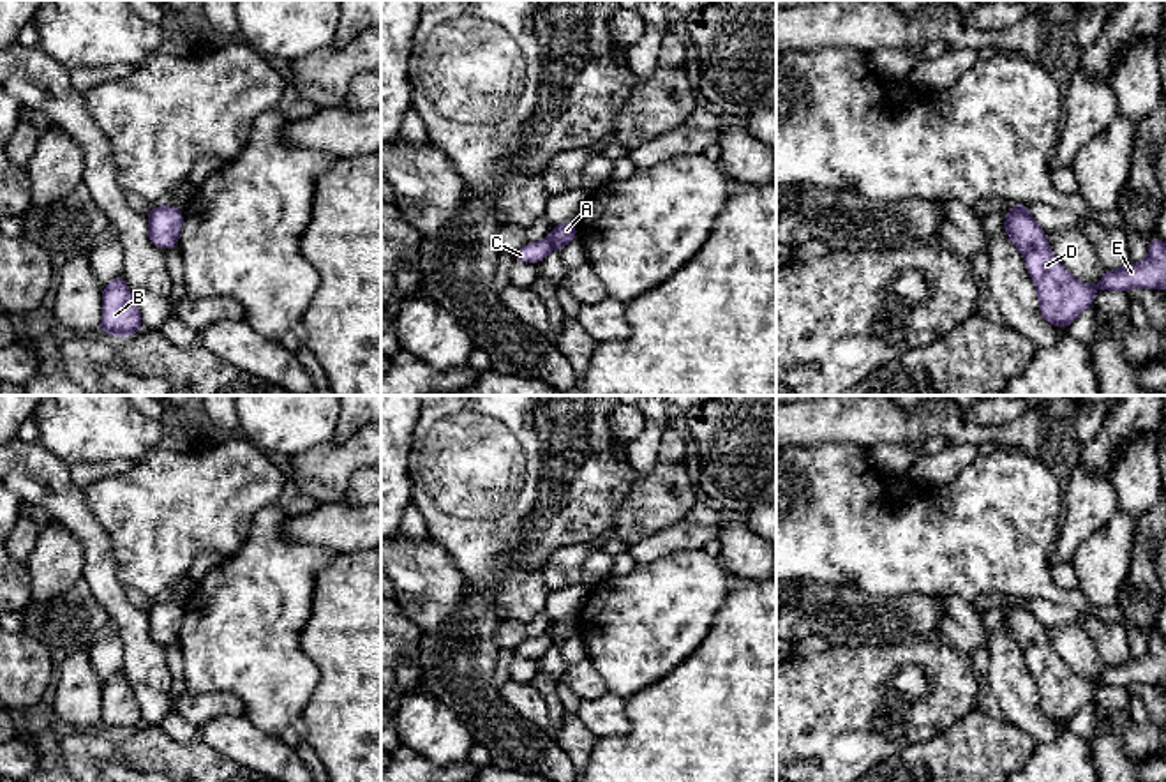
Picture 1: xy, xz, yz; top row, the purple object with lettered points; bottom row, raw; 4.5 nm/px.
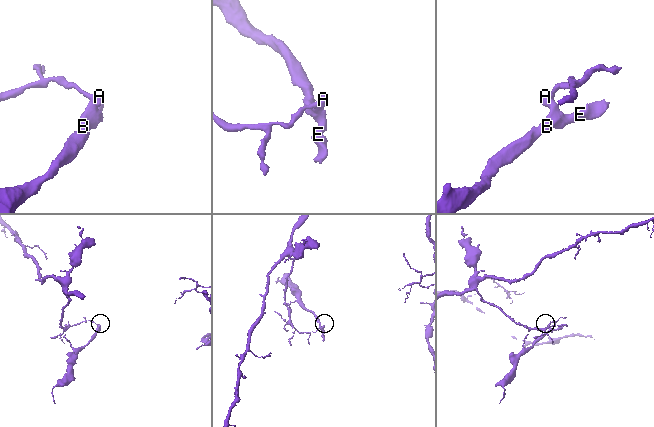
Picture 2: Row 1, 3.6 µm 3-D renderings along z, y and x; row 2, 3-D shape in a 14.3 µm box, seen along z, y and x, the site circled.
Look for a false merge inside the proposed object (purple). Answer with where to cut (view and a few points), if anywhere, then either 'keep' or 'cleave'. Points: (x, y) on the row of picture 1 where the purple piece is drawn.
xz (547, 239), (553, 248) | cleave

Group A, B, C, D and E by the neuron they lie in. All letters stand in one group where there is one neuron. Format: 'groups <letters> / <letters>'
groups A B D E / C

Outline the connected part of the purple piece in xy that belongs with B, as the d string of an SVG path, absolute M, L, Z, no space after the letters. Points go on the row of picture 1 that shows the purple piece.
M120 274L102 288L102 320L99 332L131 337L139 330L143 330L139 307Z

